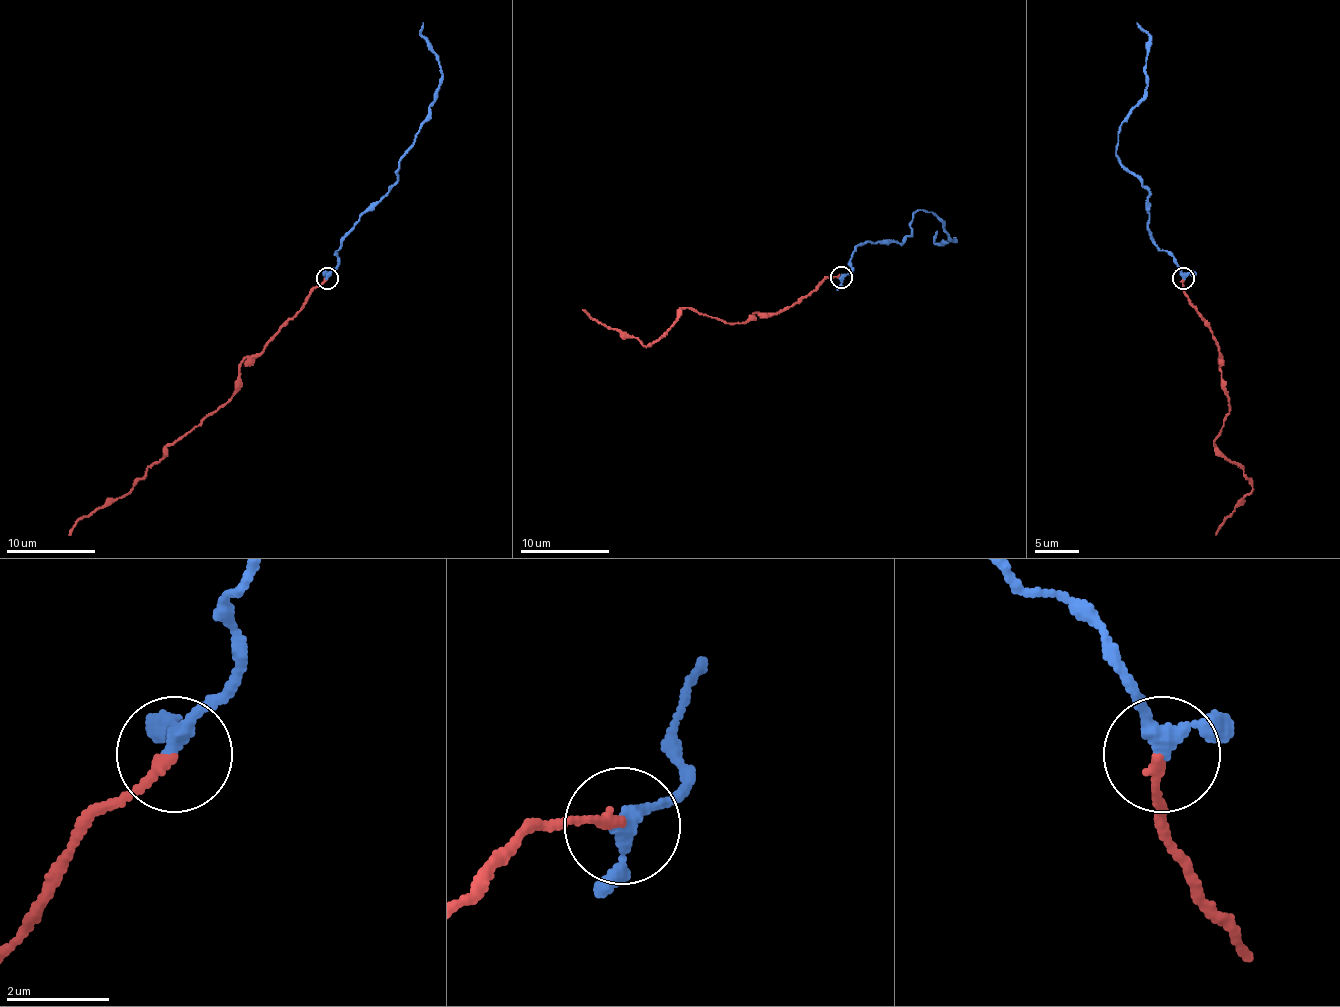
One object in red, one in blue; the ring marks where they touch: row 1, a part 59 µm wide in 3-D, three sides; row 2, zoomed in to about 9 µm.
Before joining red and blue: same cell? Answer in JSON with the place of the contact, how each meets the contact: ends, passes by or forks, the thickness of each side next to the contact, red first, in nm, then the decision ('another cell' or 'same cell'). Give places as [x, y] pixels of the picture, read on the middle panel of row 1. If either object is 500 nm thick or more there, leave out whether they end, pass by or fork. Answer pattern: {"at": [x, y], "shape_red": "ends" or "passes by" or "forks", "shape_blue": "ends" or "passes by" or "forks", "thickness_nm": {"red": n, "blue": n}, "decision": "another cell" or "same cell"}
{"at": [841, 277], "shape_red": "ends", "shape_blue": "passes by", "thickness_nm": {"red": 200, "blue": 280}, "decision": "same cell"}

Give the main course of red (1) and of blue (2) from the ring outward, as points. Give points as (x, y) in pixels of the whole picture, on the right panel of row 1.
1: (1184, 277), (1184, 291), (1219, 351), (1228, 397), (1213, 444), (1253, 488), (1215, 535)
2: (1184, 277), (1151, 235), (1148, 191), (1120, 162), (1115, 146), (1122, 122), (1146, 86), (1148, 35), (1137, 22)

